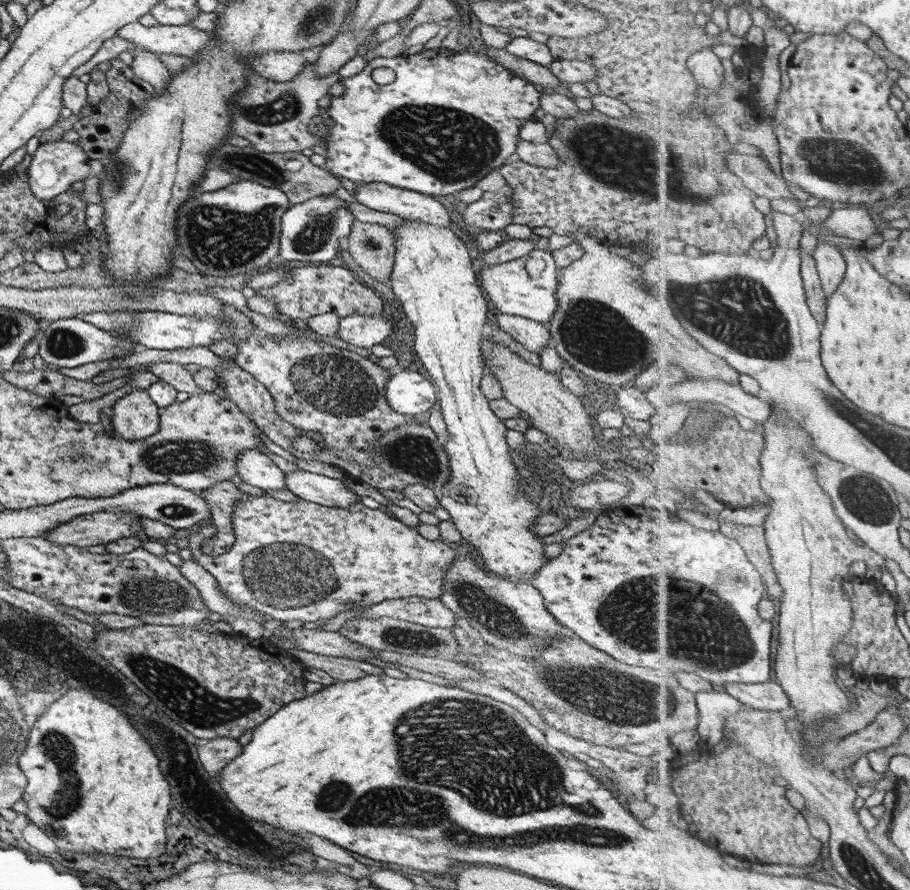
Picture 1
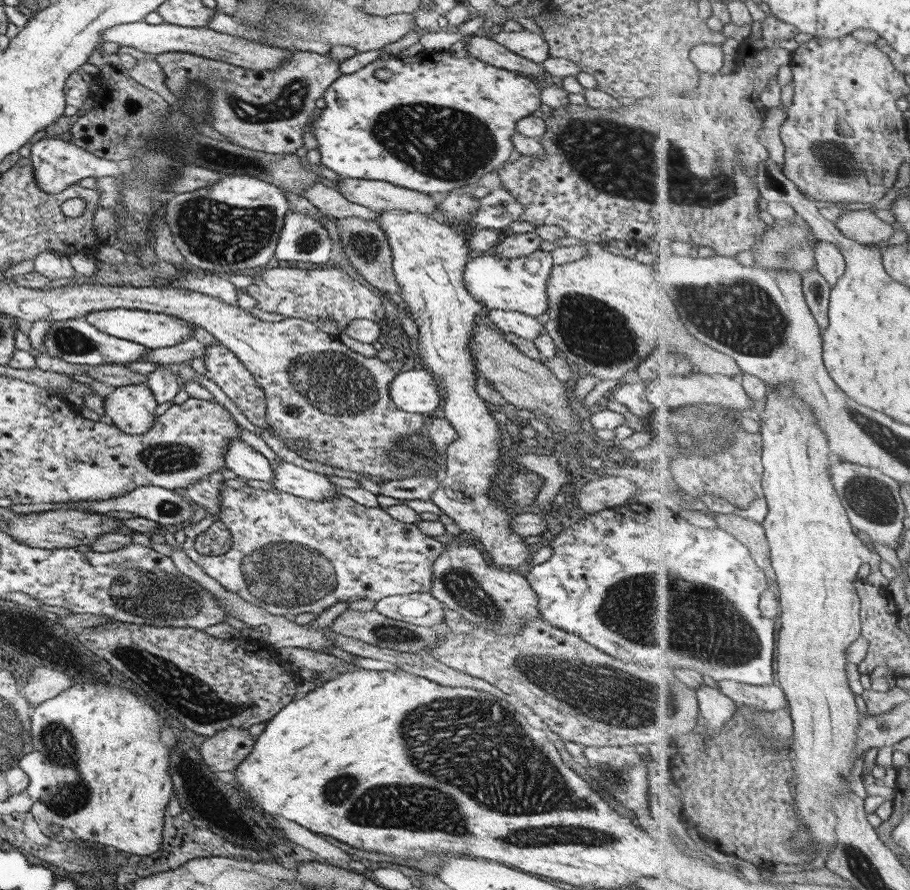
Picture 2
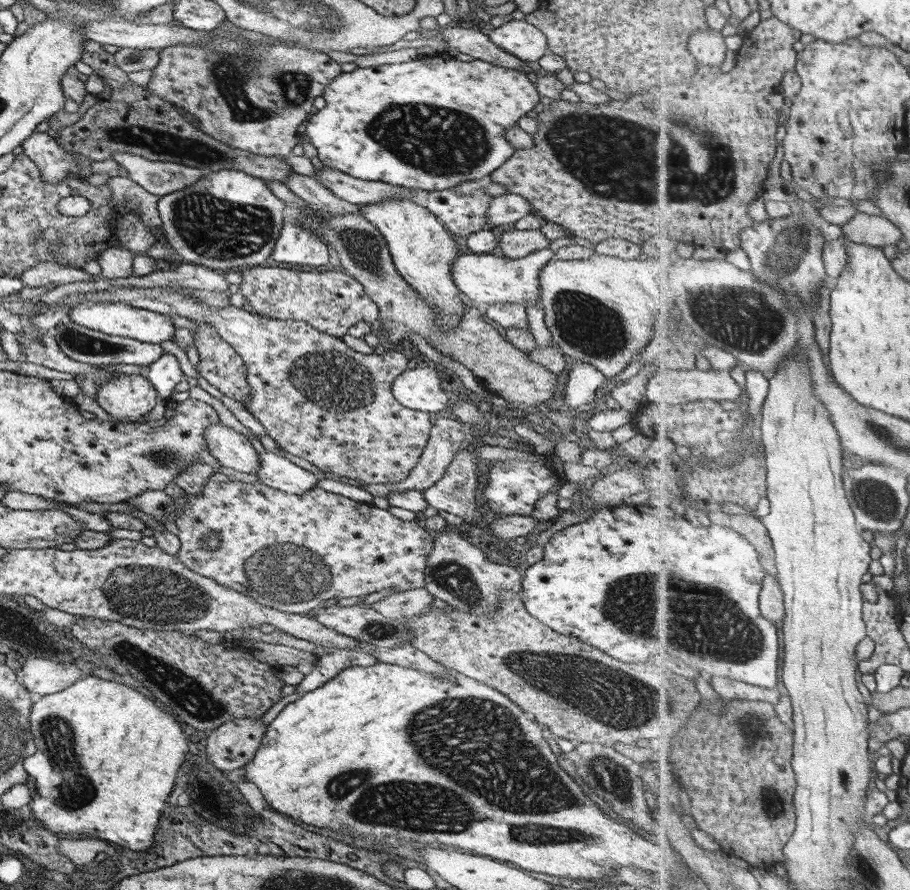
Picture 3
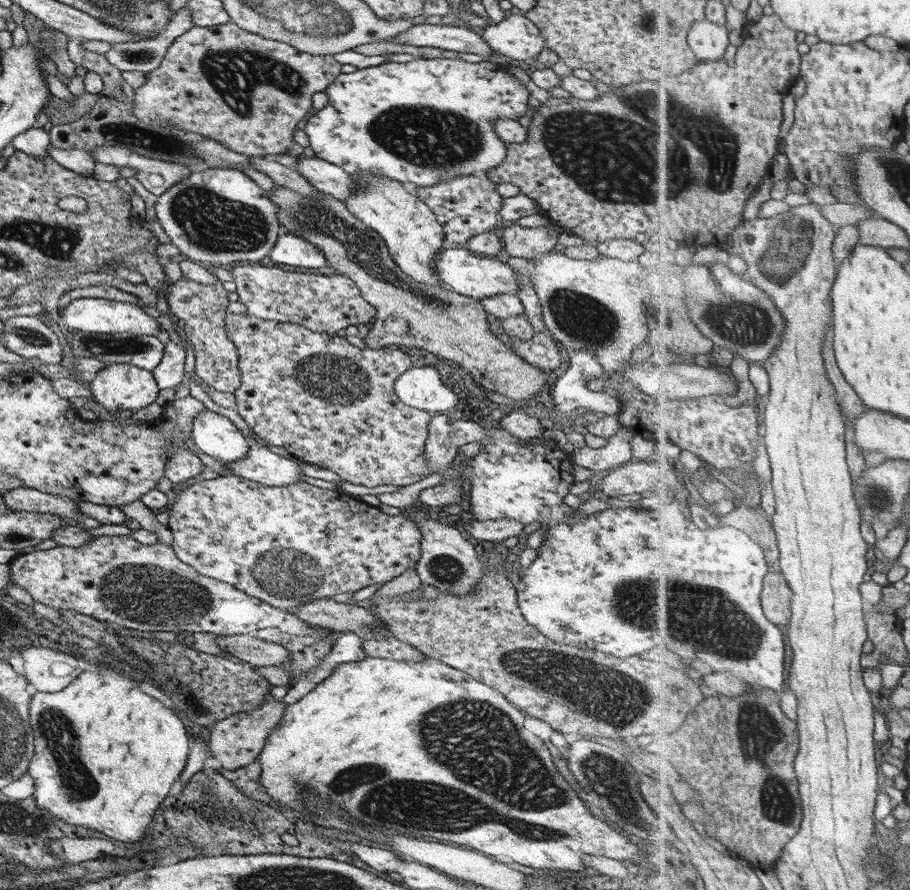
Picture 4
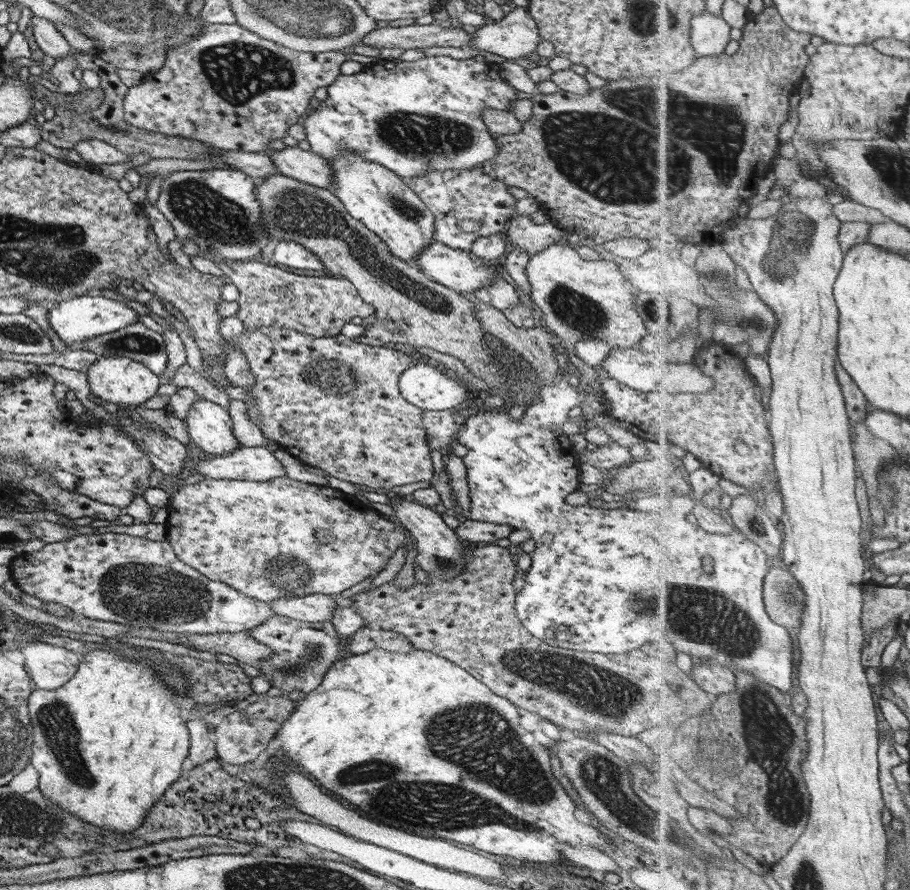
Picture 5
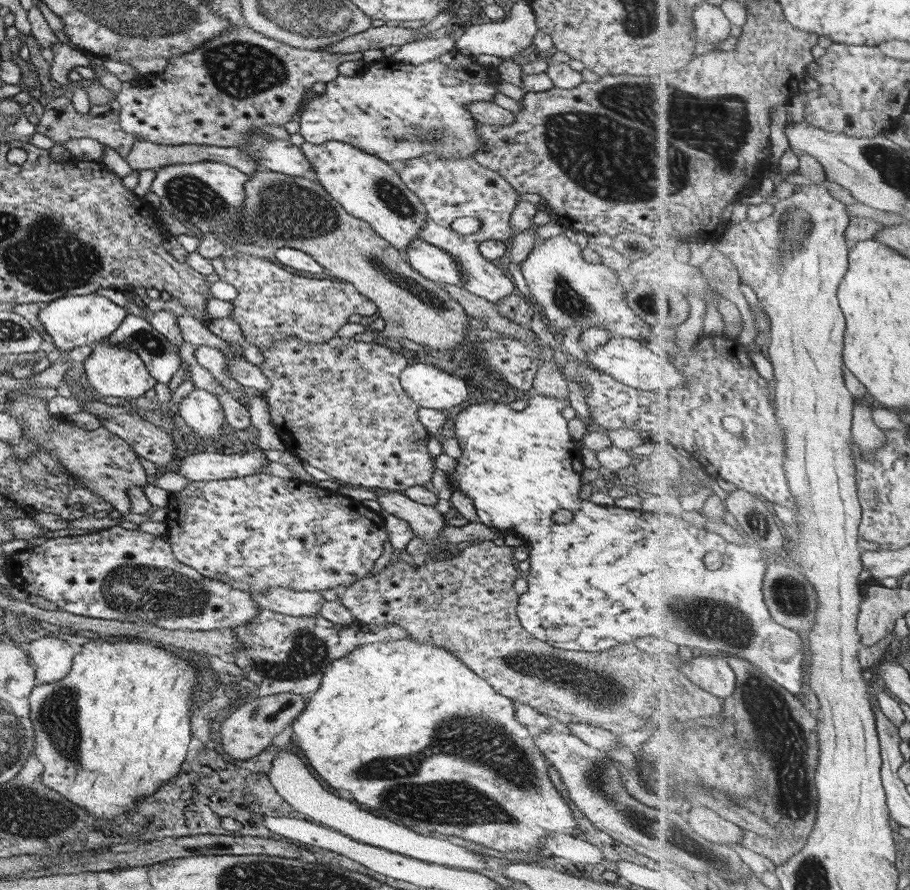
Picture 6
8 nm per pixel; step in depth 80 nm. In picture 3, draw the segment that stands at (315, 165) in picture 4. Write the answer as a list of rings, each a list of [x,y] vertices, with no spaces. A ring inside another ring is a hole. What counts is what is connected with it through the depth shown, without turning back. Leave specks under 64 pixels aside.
[[[323,166],[314,178],[333,196],[351,204],[375,204],[385,199],[409,199],[411,193],[401,186],[393,186],[378,180],[359,180],[330,166]]]

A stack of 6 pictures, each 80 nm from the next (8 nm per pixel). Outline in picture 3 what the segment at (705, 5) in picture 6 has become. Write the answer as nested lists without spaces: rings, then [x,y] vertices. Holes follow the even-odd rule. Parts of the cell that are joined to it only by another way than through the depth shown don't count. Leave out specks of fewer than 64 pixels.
[[[703,27],[695,32],[690,39],[690,51],[696,58],[698,65],[721,66],[727,56],[725,36],[719,30]]]

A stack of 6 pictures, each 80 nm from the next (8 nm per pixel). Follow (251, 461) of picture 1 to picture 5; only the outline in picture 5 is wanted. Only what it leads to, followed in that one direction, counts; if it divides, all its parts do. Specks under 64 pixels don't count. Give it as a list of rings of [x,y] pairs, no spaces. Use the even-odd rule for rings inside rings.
[[[196,399],[187,409],[184,426],[189,438],[207,455],[225,456],[237,450],[227,411],[206,399]]]

